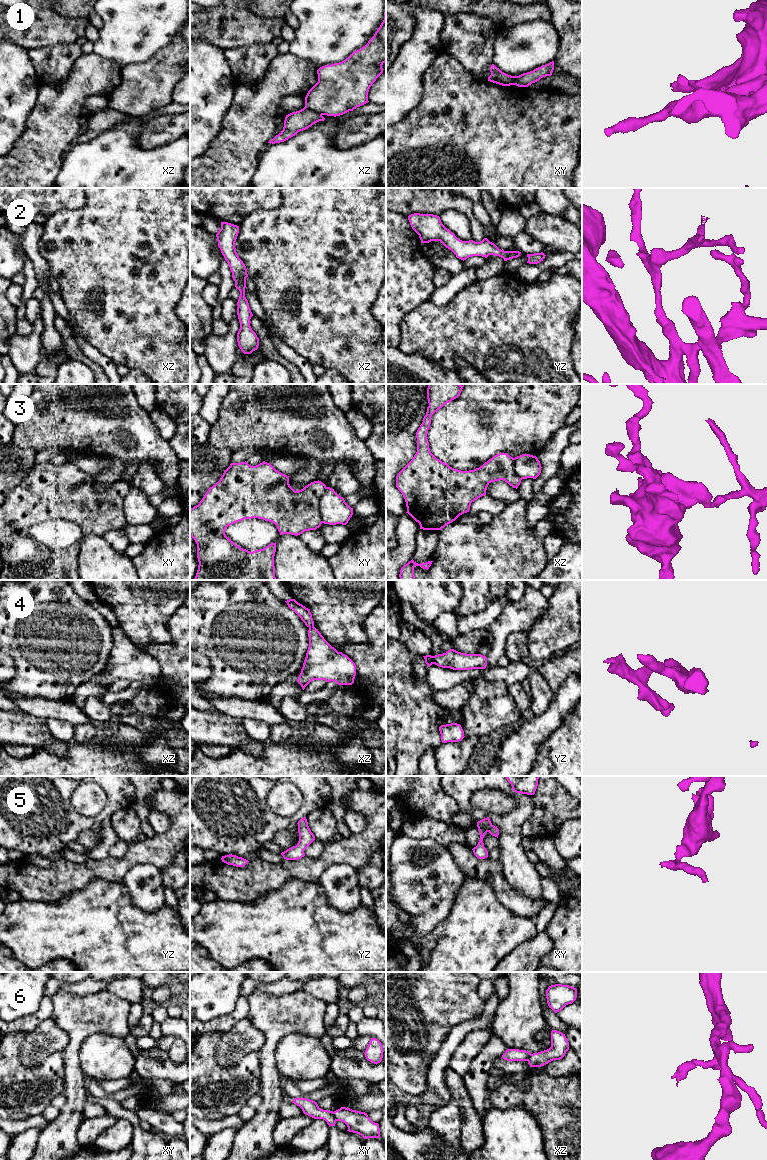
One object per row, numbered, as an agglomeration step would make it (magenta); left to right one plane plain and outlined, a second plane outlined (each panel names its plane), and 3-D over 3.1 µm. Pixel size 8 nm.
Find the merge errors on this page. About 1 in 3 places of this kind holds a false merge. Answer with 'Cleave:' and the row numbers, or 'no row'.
Cleave: 1, 3, 4, 6

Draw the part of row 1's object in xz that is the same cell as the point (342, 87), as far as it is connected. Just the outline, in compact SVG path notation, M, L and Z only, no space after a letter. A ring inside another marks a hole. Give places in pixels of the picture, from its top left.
M386 9L384 20L374 36L361 49L354 51L348 58L339 63L325 65L317 70L318 82L308 91L305 107L320 115L340 116L368 103L368 92L372 84L383 73L382 65L386 62Z

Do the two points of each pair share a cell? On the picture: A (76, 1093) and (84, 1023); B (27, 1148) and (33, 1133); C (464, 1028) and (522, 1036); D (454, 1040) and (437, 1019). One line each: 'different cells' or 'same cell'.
A: same cell
B: same cell
C: different cells
D: different cells

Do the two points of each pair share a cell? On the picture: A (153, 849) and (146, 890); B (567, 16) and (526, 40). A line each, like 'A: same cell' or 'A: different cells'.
A: different cells
B: different cells

